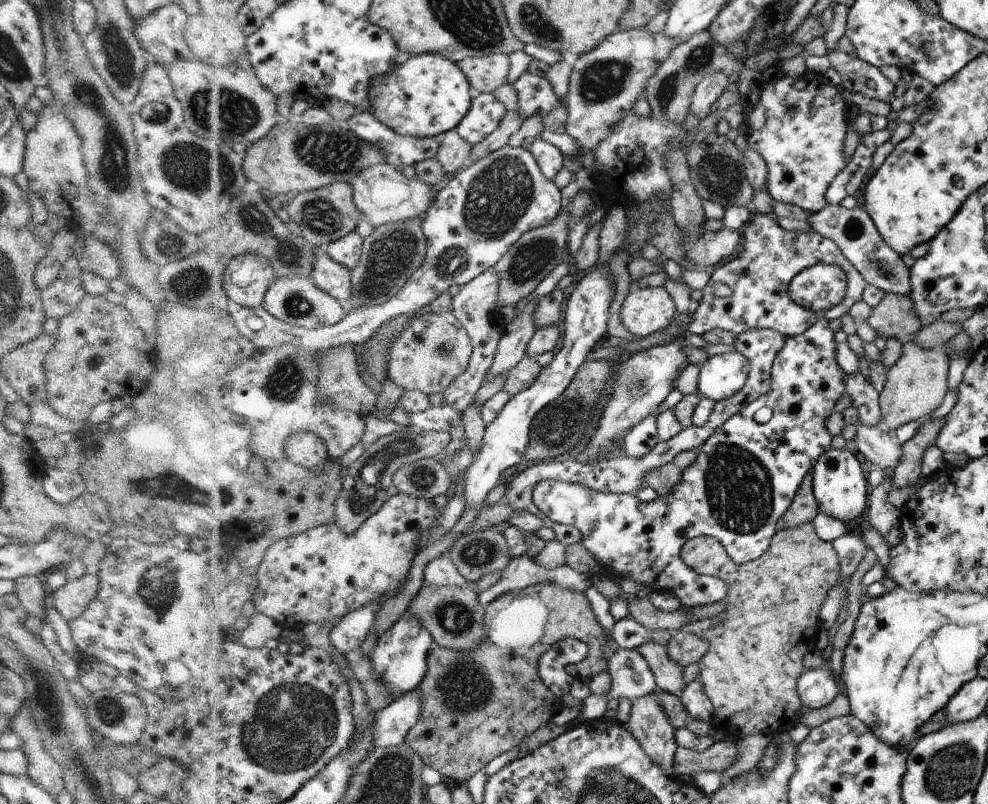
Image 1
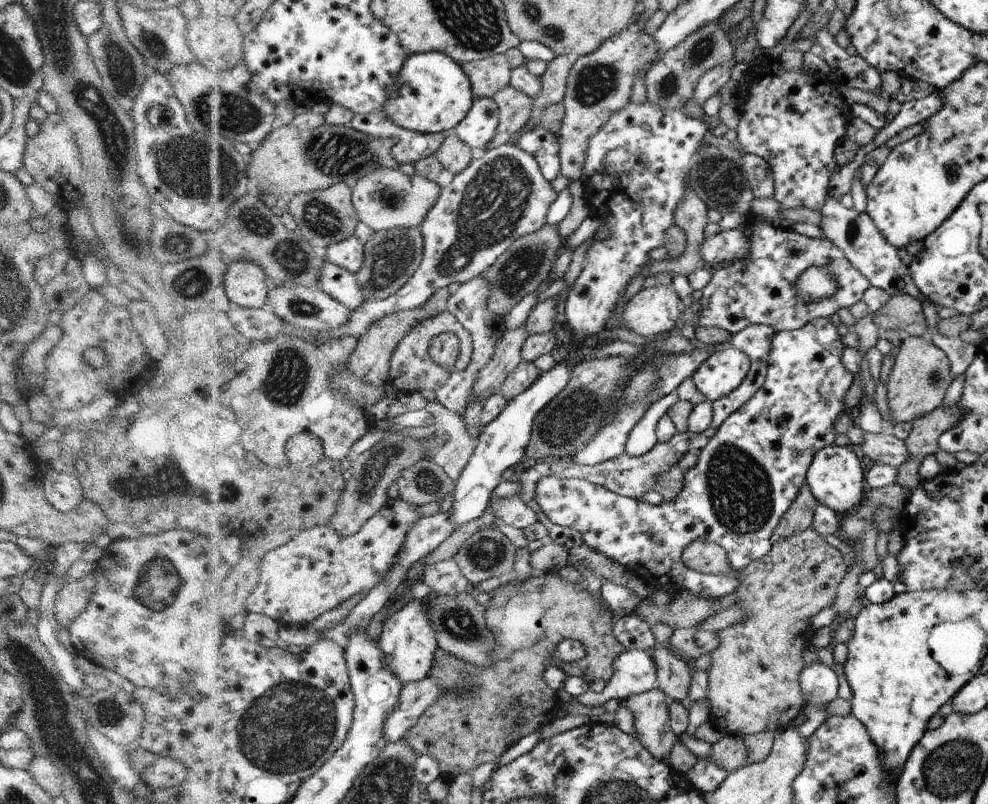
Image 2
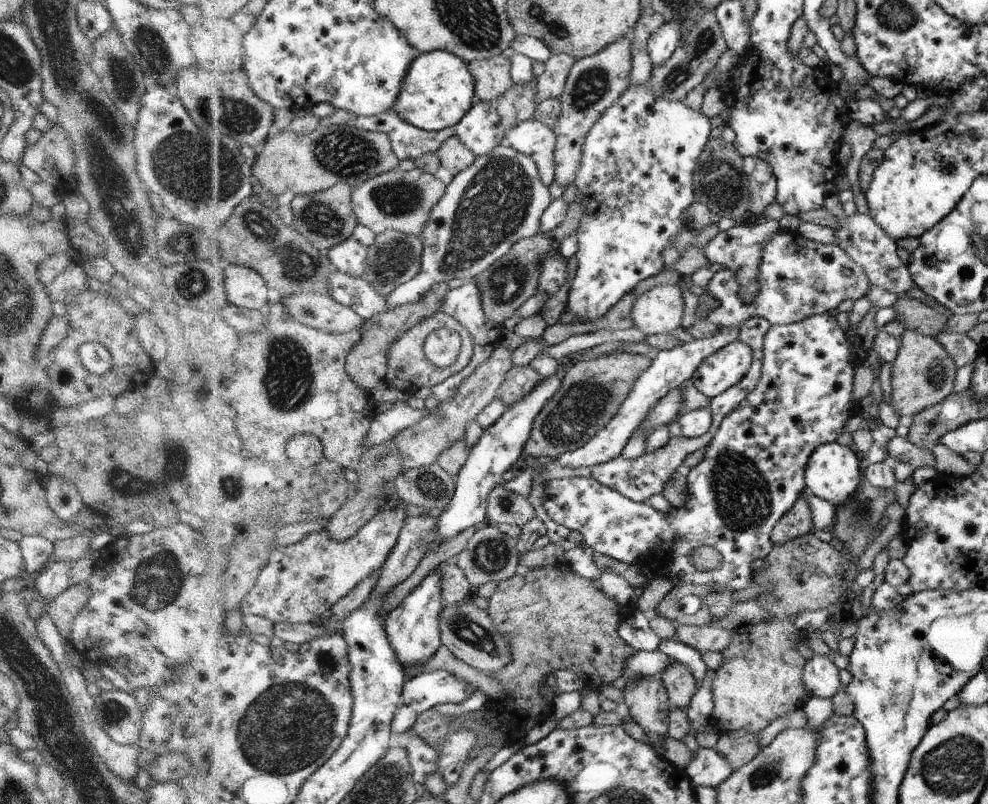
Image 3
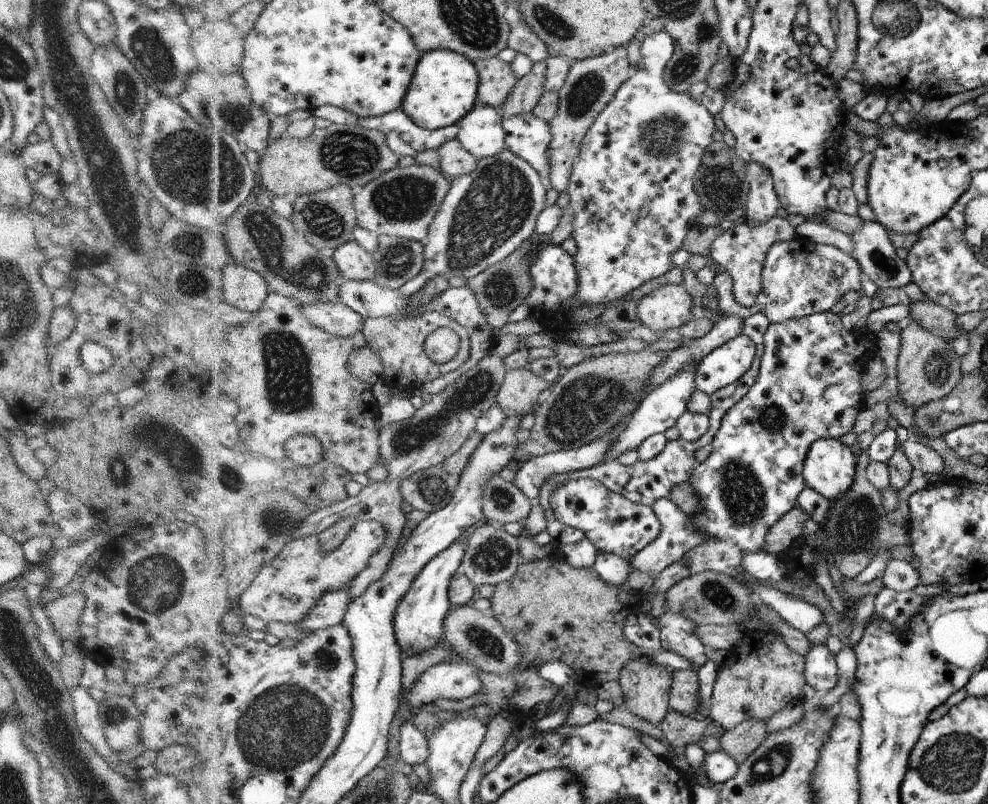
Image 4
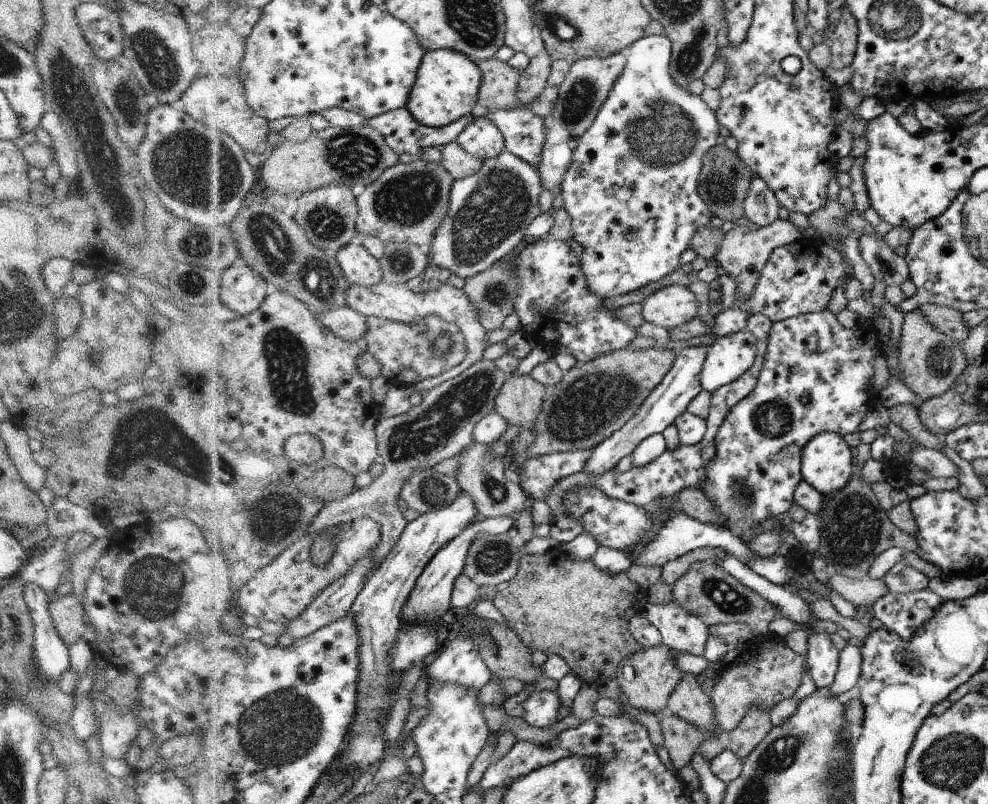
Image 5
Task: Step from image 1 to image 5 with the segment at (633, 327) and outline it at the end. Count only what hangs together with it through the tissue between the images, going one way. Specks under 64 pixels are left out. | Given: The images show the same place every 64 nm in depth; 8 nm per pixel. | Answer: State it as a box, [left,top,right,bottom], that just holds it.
[641,286,698,331]

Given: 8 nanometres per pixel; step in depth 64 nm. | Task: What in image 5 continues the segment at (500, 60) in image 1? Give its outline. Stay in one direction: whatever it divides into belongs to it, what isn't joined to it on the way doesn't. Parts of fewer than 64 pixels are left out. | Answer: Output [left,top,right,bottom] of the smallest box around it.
[477,58,523,110]

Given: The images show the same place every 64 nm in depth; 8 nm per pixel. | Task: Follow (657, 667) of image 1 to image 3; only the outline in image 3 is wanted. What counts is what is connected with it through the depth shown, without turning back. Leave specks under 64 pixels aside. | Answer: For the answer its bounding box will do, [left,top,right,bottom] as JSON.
[659,662,696,708]

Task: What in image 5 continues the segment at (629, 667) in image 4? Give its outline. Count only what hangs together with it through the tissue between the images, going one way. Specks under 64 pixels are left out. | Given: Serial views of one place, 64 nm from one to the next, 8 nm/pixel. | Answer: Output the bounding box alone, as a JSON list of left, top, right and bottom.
[616,643,685,713]

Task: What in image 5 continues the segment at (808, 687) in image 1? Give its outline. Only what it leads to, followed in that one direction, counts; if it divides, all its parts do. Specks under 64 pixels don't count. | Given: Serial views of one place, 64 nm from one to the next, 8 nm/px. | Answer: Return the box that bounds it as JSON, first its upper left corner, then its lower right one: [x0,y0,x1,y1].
[807,632,840,689]

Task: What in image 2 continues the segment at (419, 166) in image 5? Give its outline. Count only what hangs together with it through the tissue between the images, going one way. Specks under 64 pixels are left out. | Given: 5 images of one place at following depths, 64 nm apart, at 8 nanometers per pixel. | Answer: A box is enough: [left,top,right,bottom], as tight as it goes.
[353,168,442,232]

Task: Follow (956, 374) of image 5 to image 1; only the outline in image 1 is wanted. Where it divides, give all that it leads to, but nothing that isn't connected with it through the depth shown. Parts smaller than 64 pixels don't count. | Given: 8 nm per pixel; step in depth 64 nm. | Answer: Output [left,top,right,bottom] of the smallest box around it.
[878,341,949,431]

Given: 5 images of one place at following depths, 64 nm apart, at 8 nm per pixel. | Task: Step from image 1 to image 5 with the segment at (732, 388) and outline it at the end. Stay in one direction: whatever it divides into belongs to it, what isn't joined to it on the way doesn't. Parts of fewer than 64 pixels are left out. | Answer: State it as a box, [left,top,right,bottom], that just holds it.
[699,328,757,394]

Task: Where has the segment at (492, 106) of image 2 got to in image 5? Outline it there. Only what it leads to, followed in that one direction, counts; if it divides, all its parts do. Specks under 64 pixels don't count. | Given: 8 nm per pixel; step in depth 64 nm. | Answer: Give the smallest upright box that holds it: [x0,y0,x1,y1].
[458,112,505,161]

